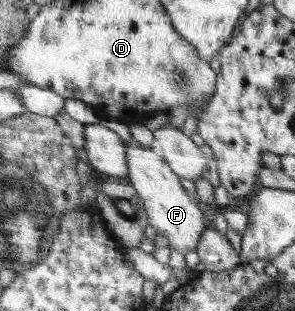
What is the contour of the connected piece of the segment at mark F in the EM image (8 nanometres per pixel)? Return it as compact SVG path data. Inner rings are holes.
M134 137L130 138L128 144L124 143L128 167L126 179L143 200L150 224L157 228L158 233L163 232L168 238L170 252L177 251L188 256L192 250L196 250L206 228L202 210L192 197L188 197L184 187L180 186L180 177L169 167L164 157L153 152L151 148L140 145Z

